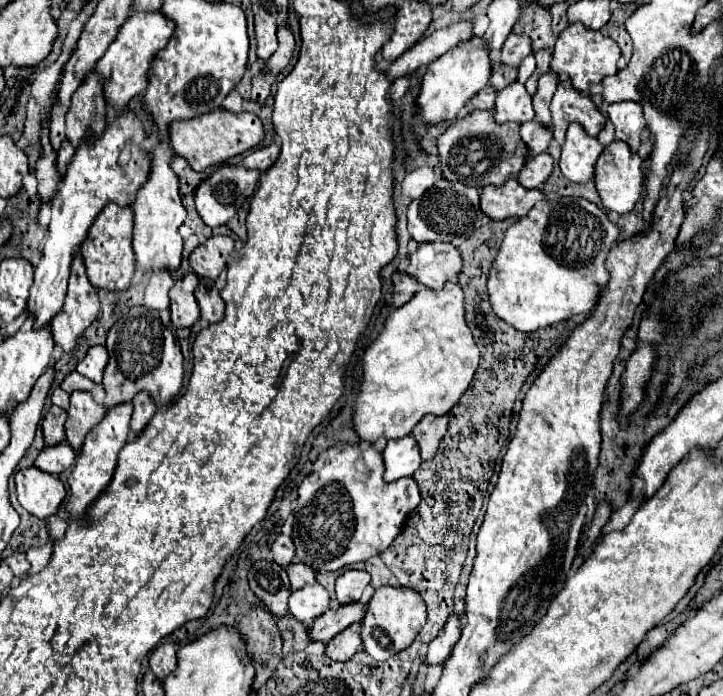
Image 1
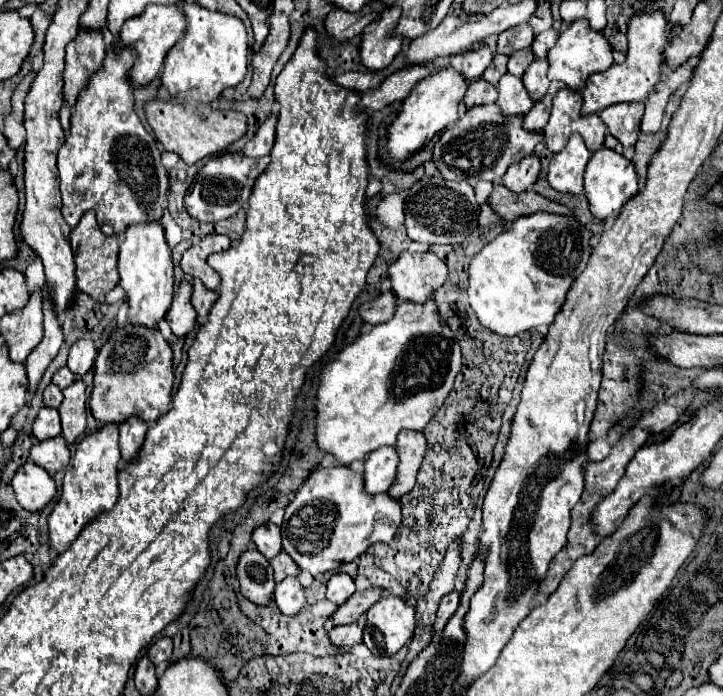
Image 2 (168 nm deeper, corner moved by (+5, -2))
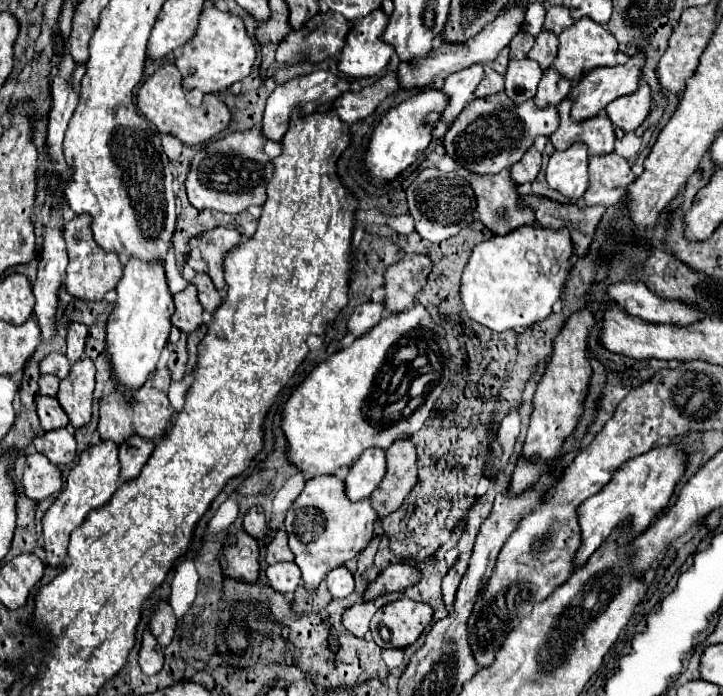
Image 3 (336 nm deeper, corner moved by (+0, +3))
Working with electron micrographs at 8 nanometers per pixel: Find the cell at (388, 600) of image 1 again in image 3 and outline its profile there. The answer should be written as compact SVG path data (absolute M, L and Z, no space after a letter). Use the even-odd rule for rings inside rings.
M402 597L398 601L386 603L374 613L370 621L370 631L380 647L404 649L422 635L426 625L432 621L432 609L426 603Z

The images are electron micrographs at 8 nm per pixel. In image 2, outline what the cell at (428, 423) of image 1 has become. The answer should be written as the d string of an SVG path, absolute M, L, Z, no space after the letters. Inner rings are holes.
M399 432L395 450L399 456L397 478L393 482L393 488L387 490L387 494L393 500L401 500L401 496L405 496L415 486L415 478L427 450L427 440L421 432Z

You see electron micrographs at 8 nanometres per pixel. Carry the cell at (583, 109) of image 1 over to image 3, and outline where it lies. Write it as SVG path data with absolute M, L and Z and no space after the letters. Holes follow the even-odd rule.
M570 99L558 105L560 127L550 135L550 141L556 147L556 151L566 151L572 143L582 141L588 145L588 155L612 153L616 141L612 121L602 115L596 115L594 119L586 121L572 121L570 107L572 107Z

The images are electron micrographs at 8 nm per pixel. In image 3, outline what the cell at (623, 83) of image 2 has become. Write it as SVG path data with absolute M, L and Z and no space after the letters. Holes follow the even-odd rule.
M638 51L636 55L630 57L630 61L626 65L616 65L616 67L600 67L600 69L592 69L590 73L586 73L584 79L580 79L576 83L576 87L572 89L572 119L574 121L584 121L590 117L596 117L598 113L602 113L606 109L606 105L622 95L630 95L638 89L640 79L642 79L642 69L646 65L646 53Z

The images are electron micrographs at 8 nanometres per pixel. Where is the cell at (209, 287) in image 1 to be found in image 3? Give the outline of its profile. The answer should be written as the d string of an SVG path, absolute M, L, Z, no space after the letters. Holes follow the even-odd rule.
M196 273L196 277L192 279L192 283L194 283L196 289L198 289L198 297L200 297L200 303L202 303L204 311L212 313L212 311L222 303L222 297L220 297L220 293L216 291L212 279L210 279L206 273Z

